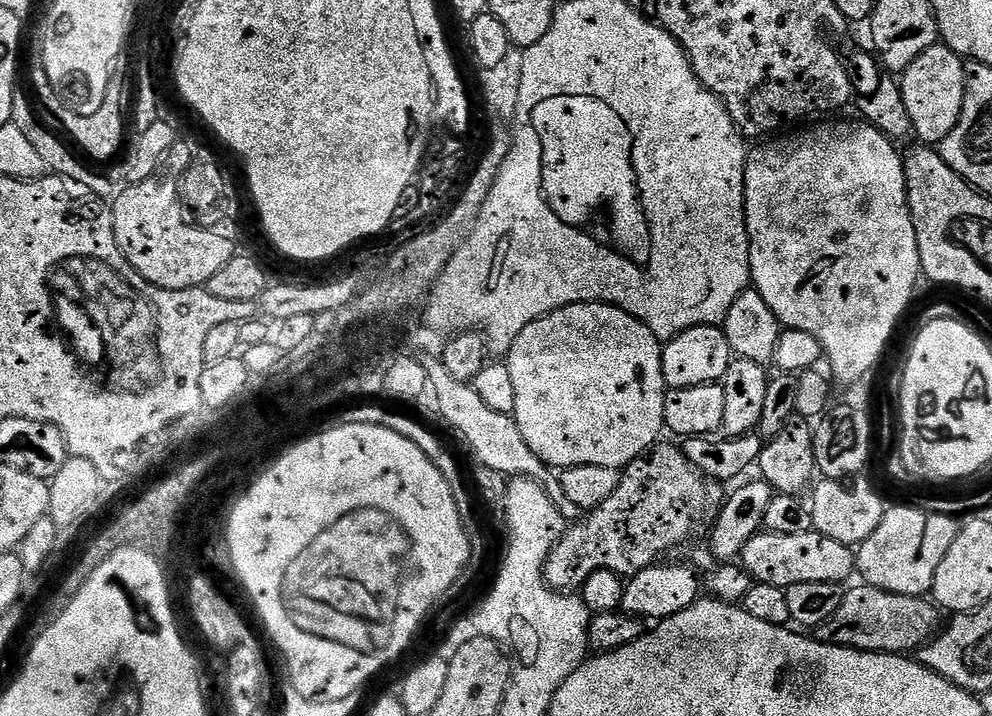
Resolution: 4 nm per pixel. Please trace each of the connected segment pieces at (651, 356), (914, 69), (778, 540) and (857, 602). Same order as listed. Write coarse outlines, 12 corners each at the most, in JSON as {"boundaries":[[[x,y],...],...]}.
{"boundaries":[[[609,304],[526,326],[514,417],[555,470],[661,439],[661,341]],[[942,42],[899,77],[915,139],[958,126],[965,61]],[[818,531],[757,532],[740,551],[753,581],[843,585],[856,552]],[[866,583],[815,639],[912,654],[941,631],[931,599]]]}

